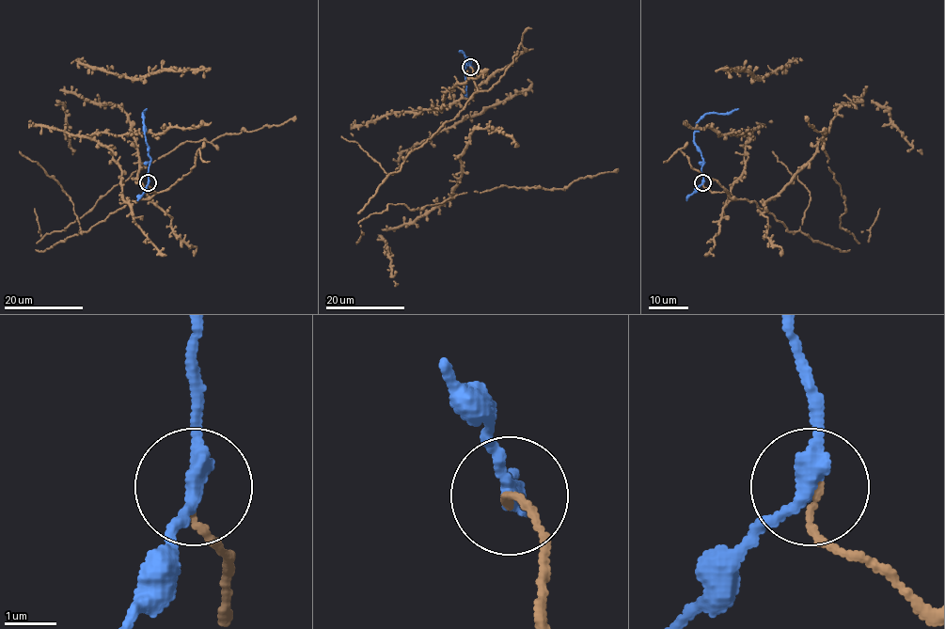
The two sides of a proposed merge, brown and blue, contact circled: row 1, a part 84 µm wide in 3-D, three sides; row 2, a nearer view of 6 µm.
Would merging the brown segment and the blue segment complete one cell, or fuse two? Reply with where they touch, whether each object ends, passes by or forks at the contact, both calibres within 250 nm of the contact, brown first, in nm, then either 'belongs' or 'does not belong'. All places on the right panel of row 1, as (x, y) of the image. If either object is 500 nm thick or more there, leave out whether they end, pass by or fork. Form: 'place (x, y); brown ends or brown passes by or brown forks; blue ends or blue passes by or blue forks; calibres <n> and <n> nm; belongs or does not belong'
place (702, 182); brown ends; blue passes by; calibres 130 and 300 nm; does not belong

